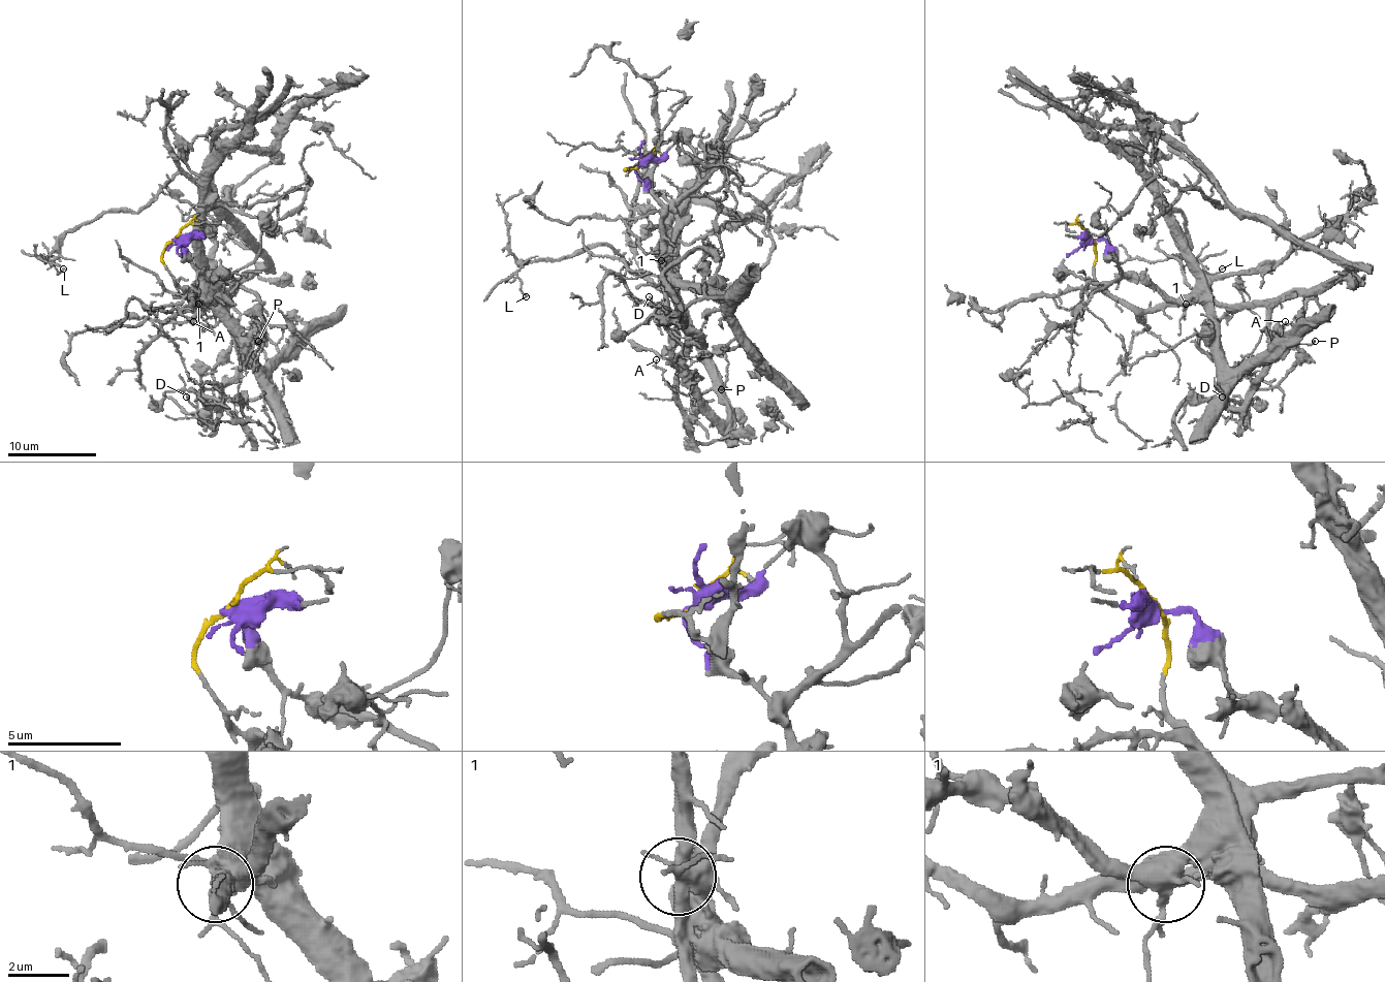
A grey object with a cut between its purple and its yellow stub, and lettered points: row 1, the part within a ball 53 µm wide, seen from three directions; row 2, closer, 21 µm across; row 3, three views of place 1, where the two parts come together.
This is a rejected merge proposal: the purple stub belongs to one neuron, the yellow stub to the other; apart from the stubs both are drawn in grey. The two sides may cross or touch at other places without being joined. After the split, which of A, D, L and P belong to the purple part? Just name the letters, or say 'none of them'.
D, P

